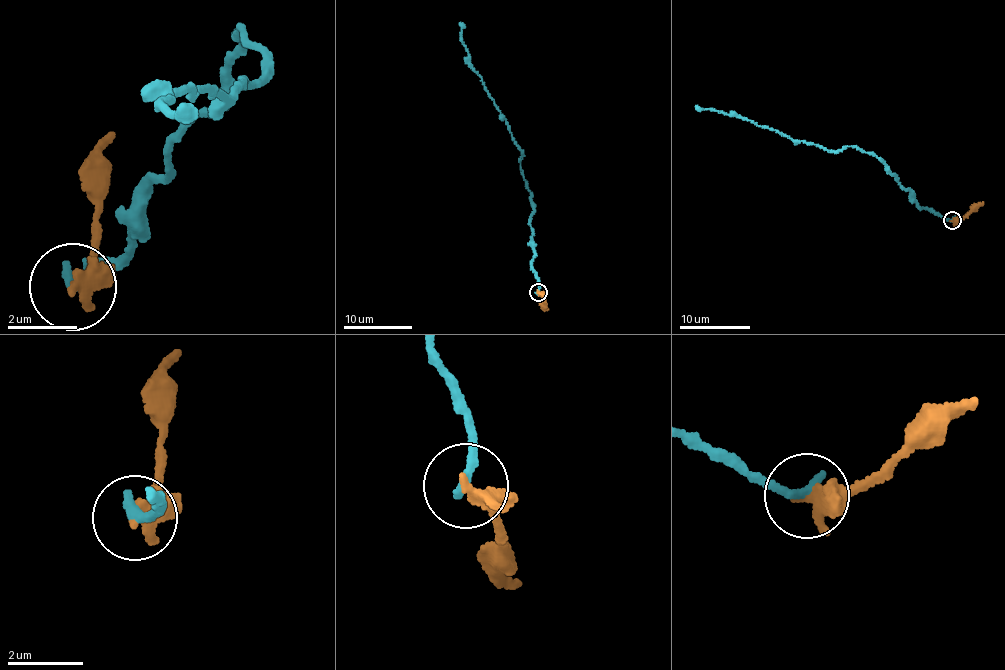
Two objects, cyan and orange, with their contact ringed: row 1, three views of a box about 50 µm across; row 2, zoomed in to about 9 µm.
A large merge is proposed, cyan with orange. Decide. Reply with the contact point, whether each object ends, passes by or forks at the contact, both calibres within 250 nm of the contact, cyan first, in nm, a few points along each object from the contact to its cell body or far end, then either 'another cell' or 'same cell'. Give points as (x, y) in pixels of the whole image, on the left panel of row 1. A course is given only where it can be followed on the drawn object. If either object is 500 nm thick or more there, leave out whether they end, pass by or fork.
place (72, 286); cyan ends; orange passes by; calibres 300 and 300 nm; course cyan (71, 289), (102, 264), (243, 28), (270, 58), (231, 98), (161, 100), (177, 119), (184, 103); course orange (71, 289), (96, 233), (85, 187), (117, 131); another cell

